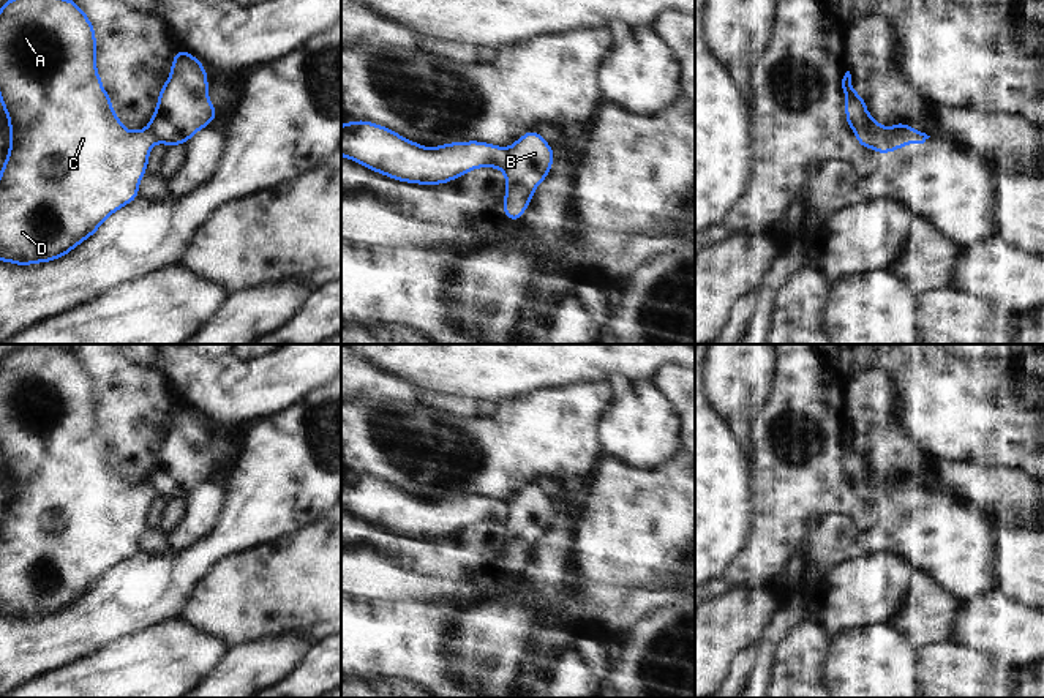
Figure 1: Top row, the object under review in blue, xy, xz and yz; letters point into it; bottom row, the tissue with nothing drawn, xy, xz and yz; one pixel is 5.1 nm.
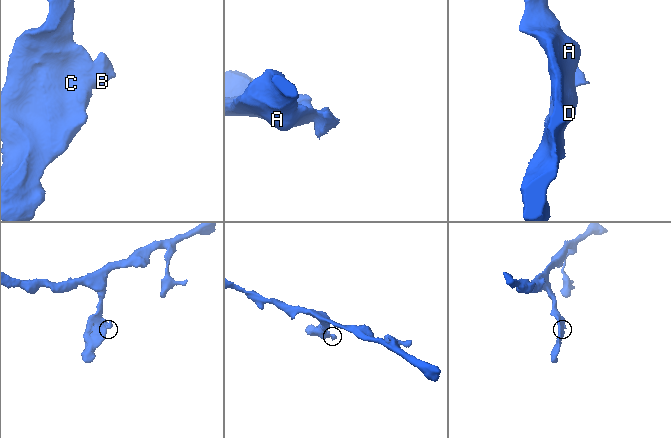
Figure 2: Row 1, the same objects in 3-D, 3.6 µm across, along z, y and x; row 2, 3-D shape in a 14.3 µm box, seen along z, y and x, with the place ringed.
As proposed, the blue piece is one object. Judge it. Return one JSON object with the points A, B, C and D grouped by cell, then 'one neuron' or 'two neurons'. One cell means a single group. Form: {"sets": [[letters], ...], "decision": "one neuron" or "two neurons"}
{"sets": [["A", "C", "D"], ["B"]], "decision": "two neurons"}

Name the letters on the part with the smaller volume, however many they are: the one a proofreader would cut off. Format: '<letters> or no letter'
B

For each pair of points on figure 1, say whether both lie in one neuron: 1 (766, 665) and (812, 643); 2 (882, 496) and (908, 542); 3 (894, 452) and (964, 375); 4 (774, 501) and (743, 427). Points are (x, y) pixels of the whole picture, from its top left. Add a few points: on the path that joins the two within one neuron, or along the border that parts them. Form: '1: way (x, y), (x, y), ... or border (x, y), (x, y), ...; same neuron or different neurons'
1: border (792, 629), (776, 651), (769, 681); different neurons
2: way (893, 507), (908, 523), (908, 531); same neuron
3: border (896, 401), (902, 430), (935, 460); different neurons
4: border (760, 409), (752, 422), (752, 455), (747, 460); different neurons

